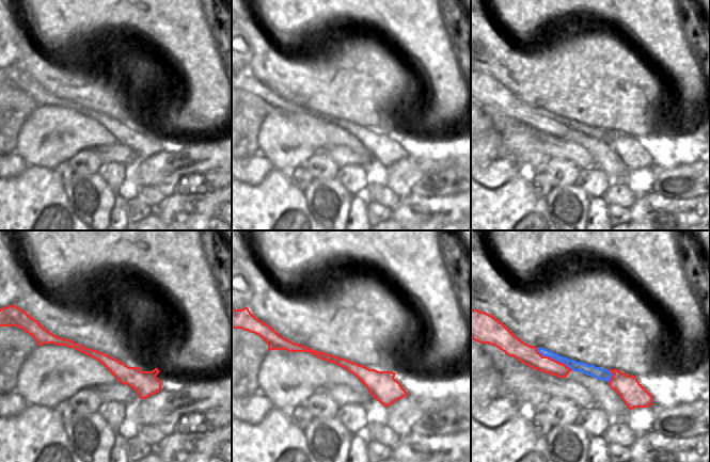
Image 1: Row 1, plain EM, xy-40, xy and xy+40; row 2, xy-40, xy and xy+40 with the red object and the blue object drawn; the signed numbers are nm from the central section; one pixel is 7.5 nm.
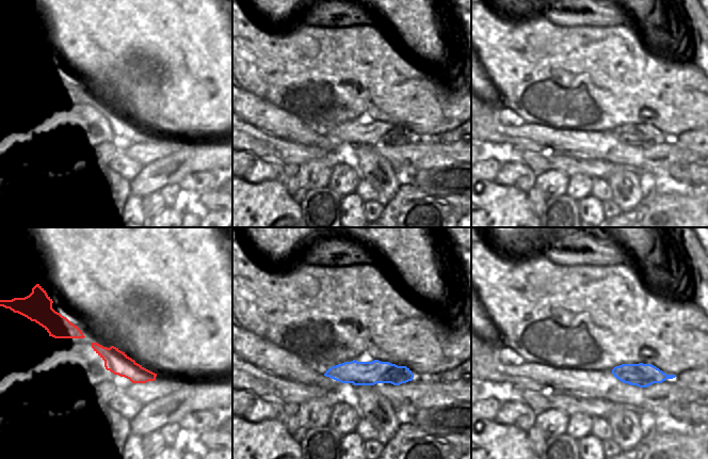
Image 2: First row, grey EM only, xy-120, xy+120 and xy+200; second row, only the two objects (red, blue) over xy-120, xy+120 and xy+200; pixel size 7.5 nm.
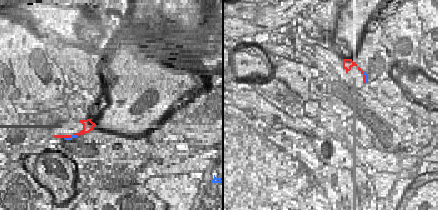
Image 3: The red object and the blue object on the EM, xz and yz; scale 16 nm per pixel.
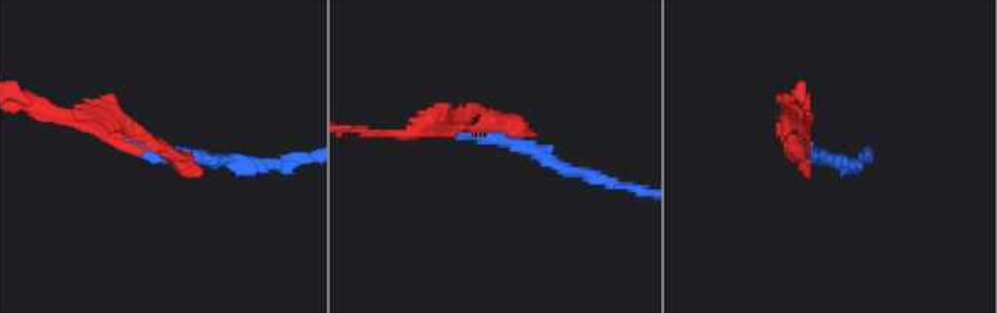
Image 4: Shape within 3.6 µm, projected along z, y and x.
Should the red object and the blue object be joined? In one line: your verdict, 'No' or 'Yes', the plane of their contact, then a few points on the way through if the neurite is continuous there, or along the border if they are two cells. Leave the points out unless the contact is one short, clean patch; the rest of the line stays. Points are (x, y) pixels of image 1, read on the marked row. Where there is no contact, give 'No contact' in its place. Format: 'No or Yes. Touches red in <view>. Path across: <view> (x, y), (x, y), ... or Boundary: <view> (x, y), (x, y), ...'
Yes. Touches red in xy+40.

